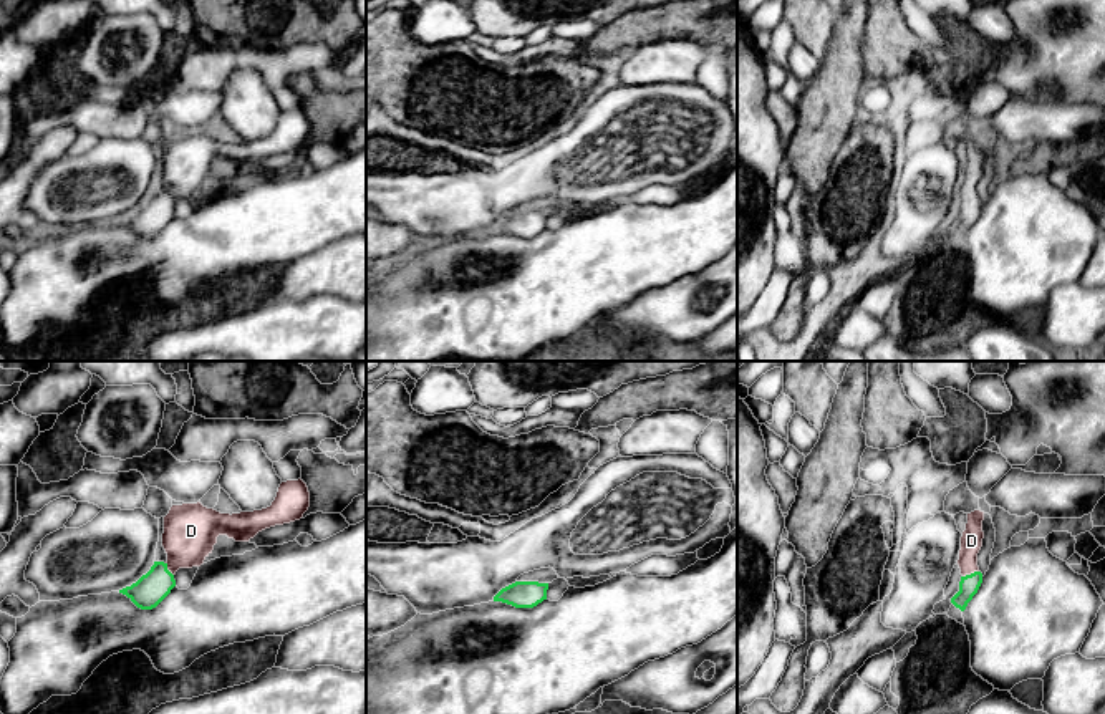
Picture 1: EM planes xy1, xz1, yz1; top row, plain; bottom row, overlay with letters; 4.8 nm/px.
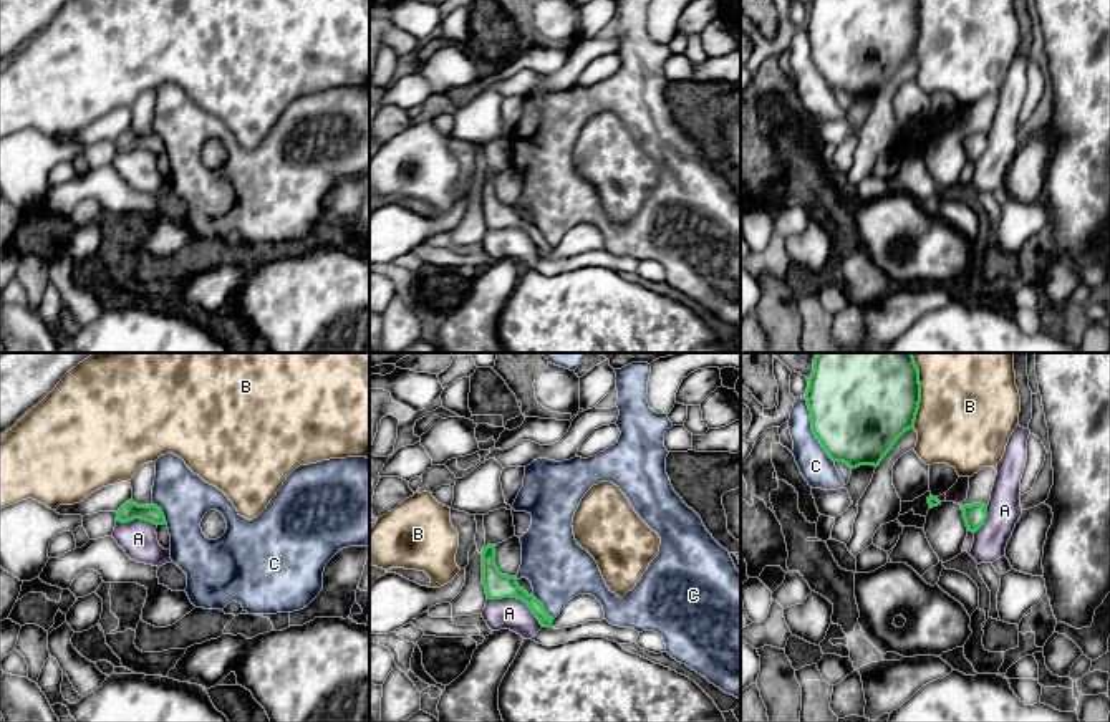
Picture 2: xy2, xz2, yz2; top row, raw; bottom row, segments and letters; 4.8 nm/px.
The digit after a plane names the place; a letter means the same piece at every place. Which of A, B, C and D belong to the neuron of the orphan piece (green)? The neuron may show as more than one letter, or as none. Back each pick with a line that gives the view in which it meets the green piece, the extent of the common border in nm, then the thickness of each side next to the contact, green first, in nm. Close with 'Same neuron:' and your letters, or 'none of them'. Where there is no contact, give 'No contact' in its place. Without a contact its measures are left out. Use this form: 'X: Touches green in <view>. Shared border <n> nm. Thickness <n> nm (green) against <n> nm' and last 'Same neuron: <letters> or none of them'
D: Touches green in yz1. Shared border 90 nm. Thickness 100 nm (green) against 110 nm
Same neuron: D

